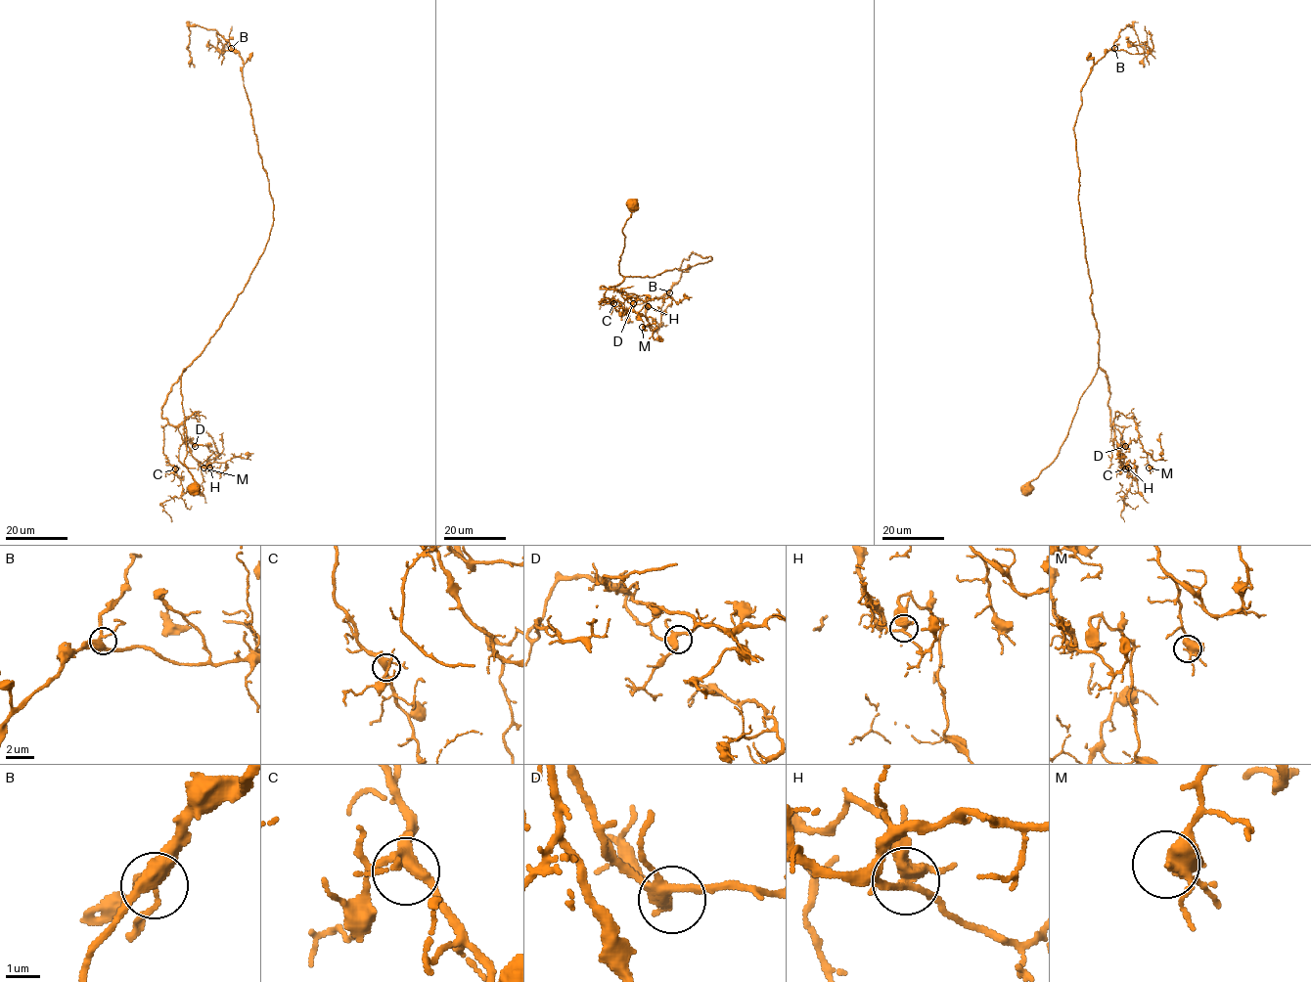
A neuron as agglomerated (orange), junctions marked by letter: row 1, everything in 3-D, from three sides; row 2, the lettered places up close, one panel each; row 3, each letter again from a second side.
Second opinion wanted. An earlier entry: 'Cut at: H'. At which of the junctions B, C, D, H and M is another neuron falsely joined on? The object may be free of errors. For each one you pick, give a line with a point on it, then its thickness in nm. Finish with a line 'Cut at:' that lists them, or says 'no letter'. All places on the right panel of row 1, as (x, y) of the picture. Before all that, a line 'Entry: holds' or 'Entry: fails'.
Entry: holds
H: (1128, 468) | 360 nm
Cut at: H

